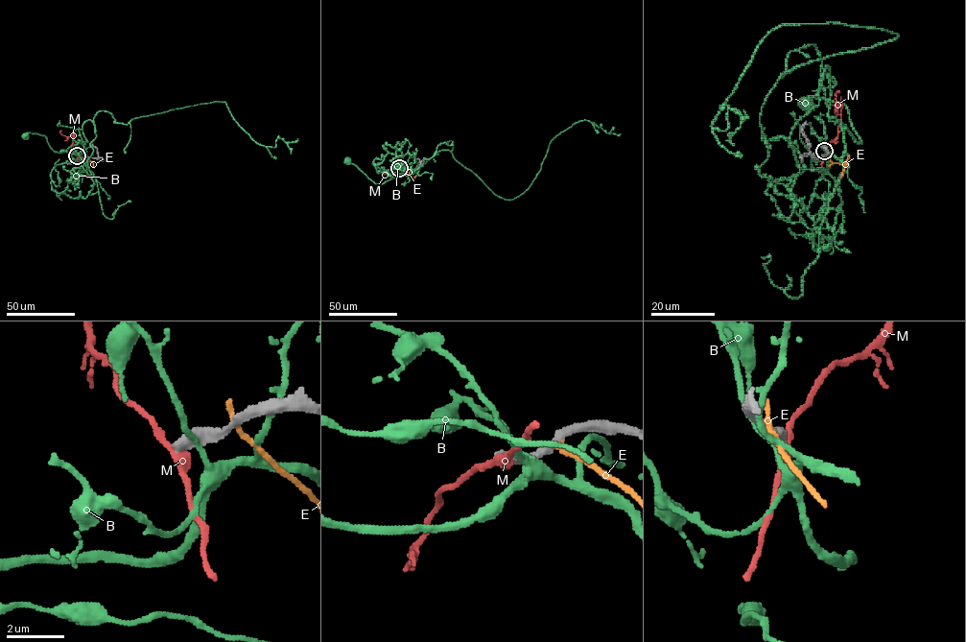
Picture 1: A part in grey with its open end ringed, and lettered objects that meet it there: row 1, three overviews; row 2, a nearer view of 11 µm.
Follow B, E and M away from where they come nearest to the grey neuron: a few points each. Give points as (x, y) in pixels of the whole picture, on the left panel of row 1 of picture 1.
B: (78, 155), (87, 159), (86, 149), (81, 143), (59, 153), (54, 152), (44, 136), (28, 133), (25, 137)
E: (80, 154), (91, 161), (94, 167)
M: (77, 156), (72, 150), (73, 137), (62, 135), (61, 130)

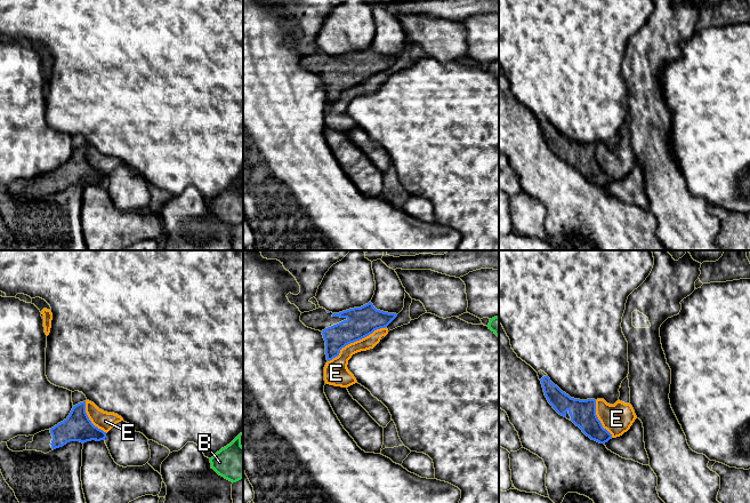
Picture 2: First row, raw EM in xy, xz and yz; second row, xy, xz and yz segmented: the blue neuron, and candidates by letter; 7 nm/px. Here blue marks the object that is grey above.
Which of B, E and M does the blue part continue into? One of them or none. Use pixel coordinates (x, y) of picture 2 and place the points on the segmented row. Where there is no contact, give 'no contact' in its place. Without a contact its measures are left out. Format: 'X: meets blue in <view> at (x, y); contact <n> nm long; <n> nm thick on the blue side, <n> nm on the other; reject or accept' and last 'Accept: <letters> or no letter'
B: no contact; reject
E: meets blue in xz at (354, 341); contact 460 nm long; 200 nm thick on the blue side, 170 nm on the other; reject
M: no contact; reject
Accept: no letter

